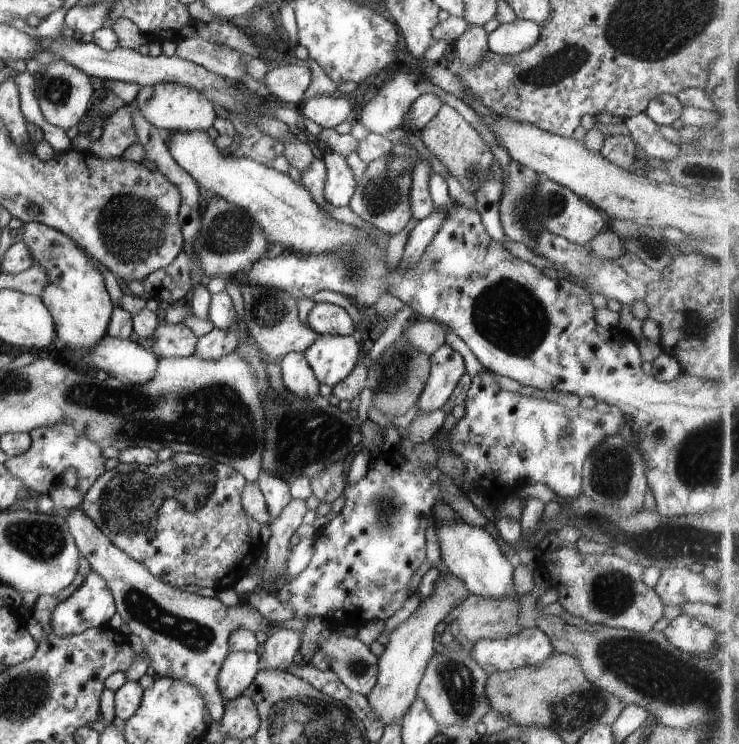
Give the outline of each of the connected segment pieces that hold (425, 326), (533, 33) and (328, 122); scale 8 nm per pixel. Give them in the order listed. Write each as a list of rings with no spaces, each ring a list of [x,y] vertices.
[[[429,319],[408,322],[403,335],[415,349],[430,356],[445,344],[446,331],[438,321]]]
[[[528,19],[502,23],[489,33],[489,50],[500,56],[514,56],[532,48],[540,38],[541,26]]]
[[[331,94],[316,95],[299,106],[300,114],[322,128],[334,128],[341,122],[353,120],[353,106],[349,100]]]

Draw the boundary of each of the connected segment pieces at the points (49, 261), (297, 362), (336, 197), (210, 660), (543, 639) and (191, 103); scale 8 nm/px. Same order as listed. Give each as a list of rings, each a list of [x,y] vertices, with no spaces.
[[[26,223],[23,243],[30,253],[32,266],[42,267],[48,276],[48,282],[39,297],[54,319],[58,346],[69,349],[96,347],[106,336],[115,309],[104,285],[103,273],[69,236],[45,224]]]
[[[291,352],[280,362],[284,388],[298,398],[306,399],[319,394],[318,379],[304,353]]]
[[[325,150],[323,161],[327,168],[325,180],[325,199],[336,208],[349,204],[356,188],[352,169],[346,163],[346,157],[333,150]]]
[[[81,508],[70,509],[65,521],[81,556],[88,560],[91,570],[105,578],[115,600],[115,609],[124,620],[124,630],[144,643],[156,674],[180,679],[200,689],[207,704],[209,722],[219,723],[225,702],[218,690],[217,676],[228,656],[231,634],[244,629],[254,634],[265,632],[270,636],[280,629],[252,606],[240,603],[226,607],[217,597],[190,594],[163,583],[142,563],[114,546]]]
[[[538,627],[523,628],[517,635],[506,639],[480,639],[472,642],[470,654],[472,658],[487,672],[488,676],[493,672],[516,670],[518,667],[525,667],[545,661],[555,652],[551,645],[550,638]]]
[[[156,83],[140,87],[135,98],[144,118],[159,129],[170,131],[207,131],[214,120],[213,102],[198,89],[178,83]]]

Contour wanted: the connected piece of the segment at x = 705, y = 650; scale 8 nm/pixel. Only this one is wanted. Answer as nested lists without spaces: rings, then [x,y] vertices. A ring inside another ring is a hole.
[[[684,613],[673,618],[661,632],[673,647],[696,656],[710,655],[718,635],[697,618]]]

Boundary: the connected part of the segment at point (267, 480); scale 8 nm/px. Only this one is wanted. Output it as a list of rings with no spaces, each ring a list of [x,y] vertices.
[[[262,469],[256,480],[264,495],[268,510],[273,520],[283,511],[283,508],[293,499],[289,488],[290,484],[282,477]]]

